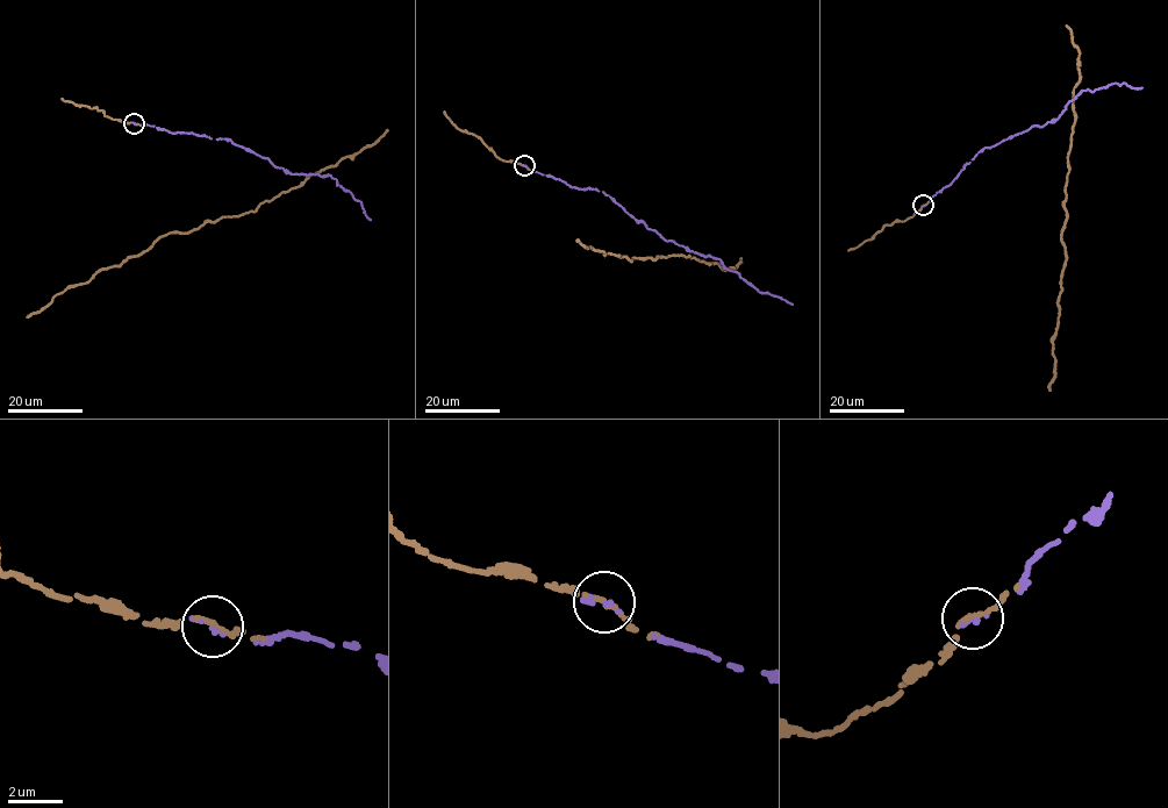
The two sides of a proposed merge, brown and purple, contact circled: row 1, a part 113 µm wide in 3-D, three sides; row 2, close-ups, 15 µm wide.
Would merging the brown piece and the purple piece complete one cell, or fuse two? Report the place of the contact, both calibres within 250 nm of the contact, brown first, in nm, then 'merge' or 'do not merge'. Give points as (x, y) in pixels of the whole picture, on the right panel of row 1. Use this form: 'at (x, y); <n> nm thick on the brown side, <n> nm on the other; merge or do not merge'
at (923, 205); 180 nm thick on the brown side, 240 nm on the other; merge

